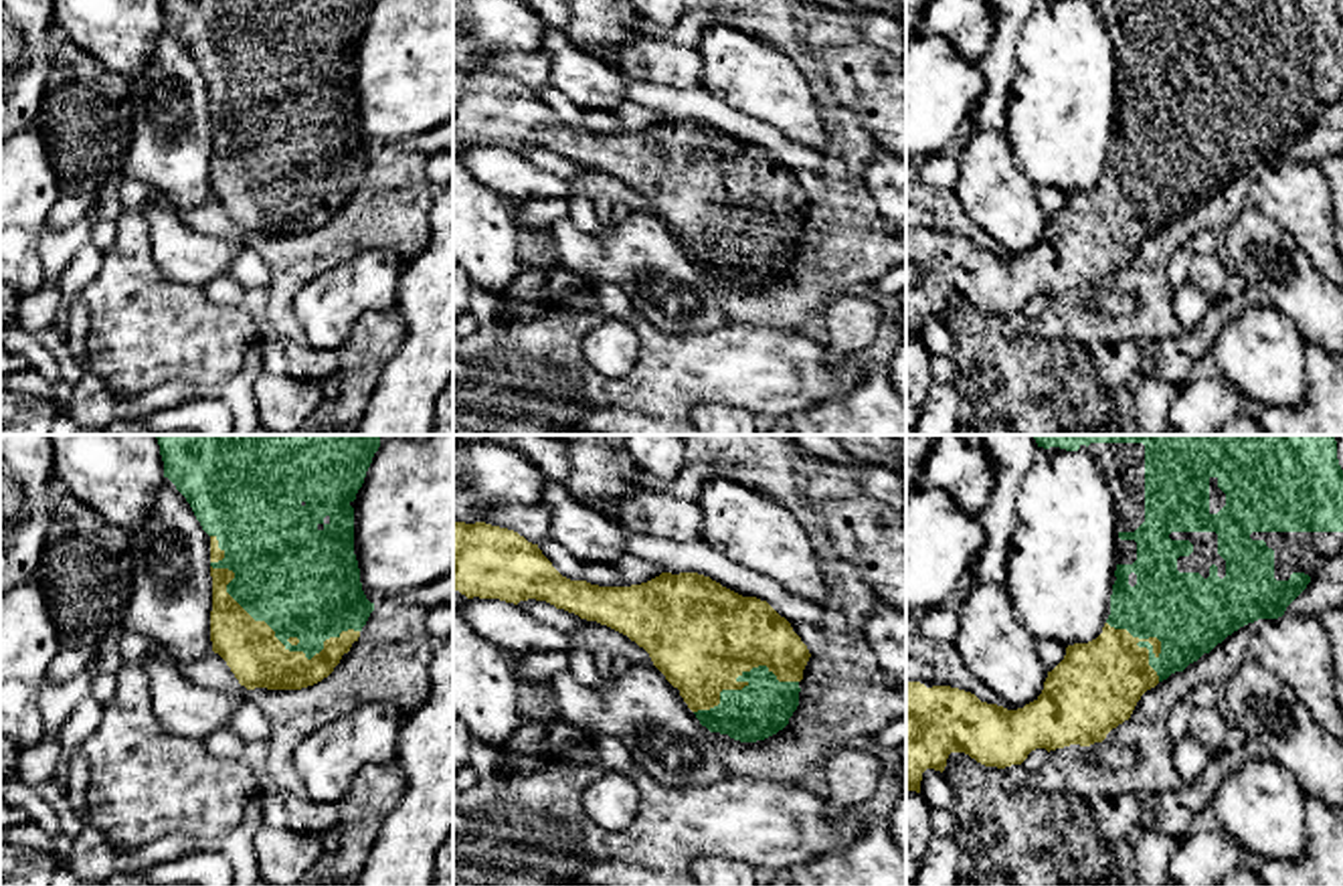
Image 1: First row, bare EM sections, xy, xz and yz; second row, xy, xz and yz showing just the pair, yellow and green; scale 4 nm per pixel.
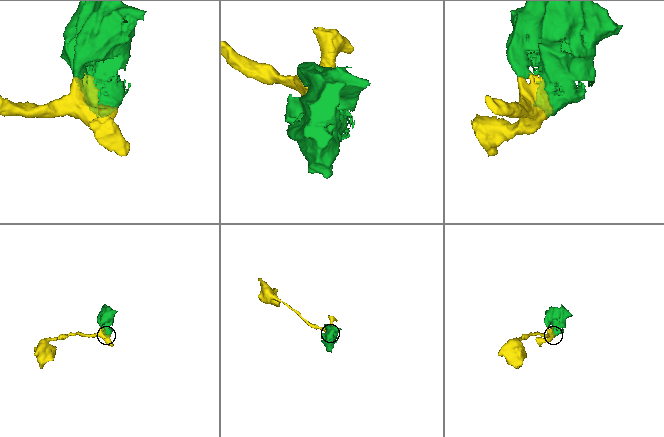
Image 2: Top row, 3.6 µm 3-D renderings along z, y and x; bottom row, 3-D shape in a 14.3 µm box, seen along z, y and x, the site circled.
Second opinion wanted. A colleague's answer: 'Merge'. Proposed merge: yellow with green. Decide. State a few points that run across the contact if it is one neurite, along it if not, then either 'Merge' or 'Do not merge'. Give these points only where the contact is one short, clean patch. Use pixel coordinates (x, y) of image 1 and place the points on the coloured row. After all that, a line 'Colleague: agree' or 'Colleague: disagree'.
Merge
Colleague: agree

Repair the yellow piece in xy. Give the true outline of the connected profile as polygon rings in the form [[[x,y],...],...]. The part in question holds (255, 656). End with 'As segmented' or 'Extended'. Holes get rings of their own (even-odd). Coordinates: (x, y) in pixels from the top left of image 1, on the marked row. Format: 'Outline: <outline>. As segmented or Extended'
Outline: [[[156,435],[164,461],[164,477],[190,504],[202,530],[210,536],[210,577],[212,577],[212,611],[210,641],[241,686],[247,690],[301,690],[328,678],[340,663],[342,655],[358,641],[374,603],[362,591],[360,568],[354,554],[354,500],[364,483],[374,453],[380,447],[378,435]]]. Extended

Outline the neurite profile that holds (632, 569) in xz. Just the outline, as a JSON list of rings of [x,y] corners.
[[[631,554],[619,558],[613,568],[625,587],[647,583],[663,572],[657,564]]]

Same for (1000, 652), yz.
[[[969,583],[957,617],[953,645],[1001,706],[1017,710],[1038,700],[1048,672],[1038,657],[1038,639],[1017,621],[1005,587]]]

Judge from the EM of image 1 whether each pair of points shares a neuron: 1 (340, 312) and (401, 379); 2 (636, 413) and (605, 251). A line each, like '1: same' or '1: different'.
1: different
2: different

